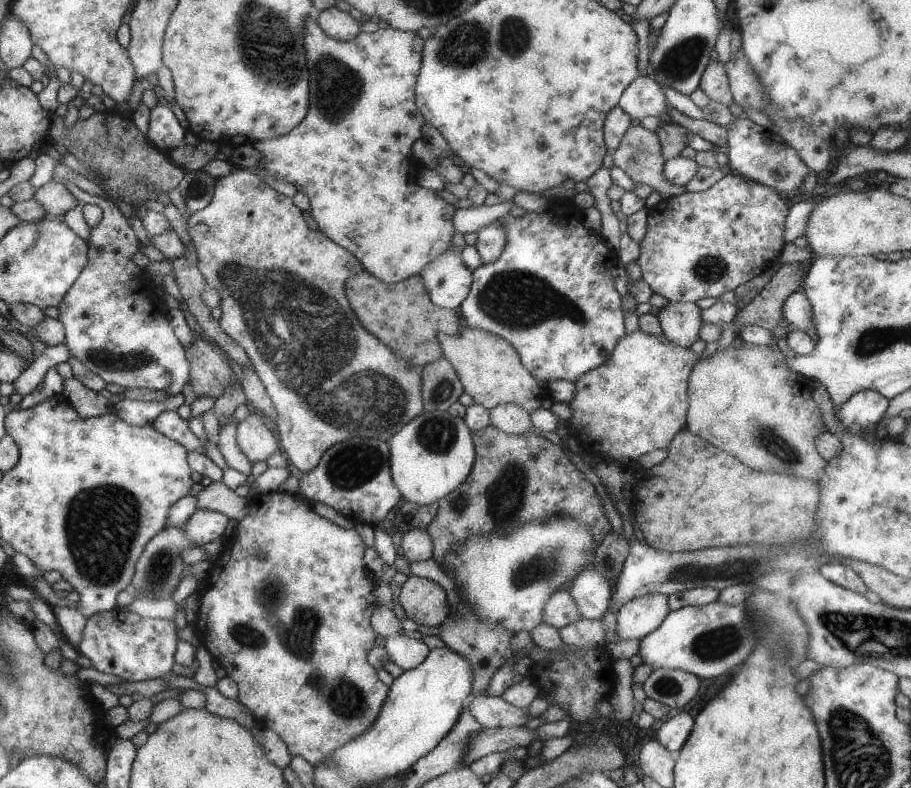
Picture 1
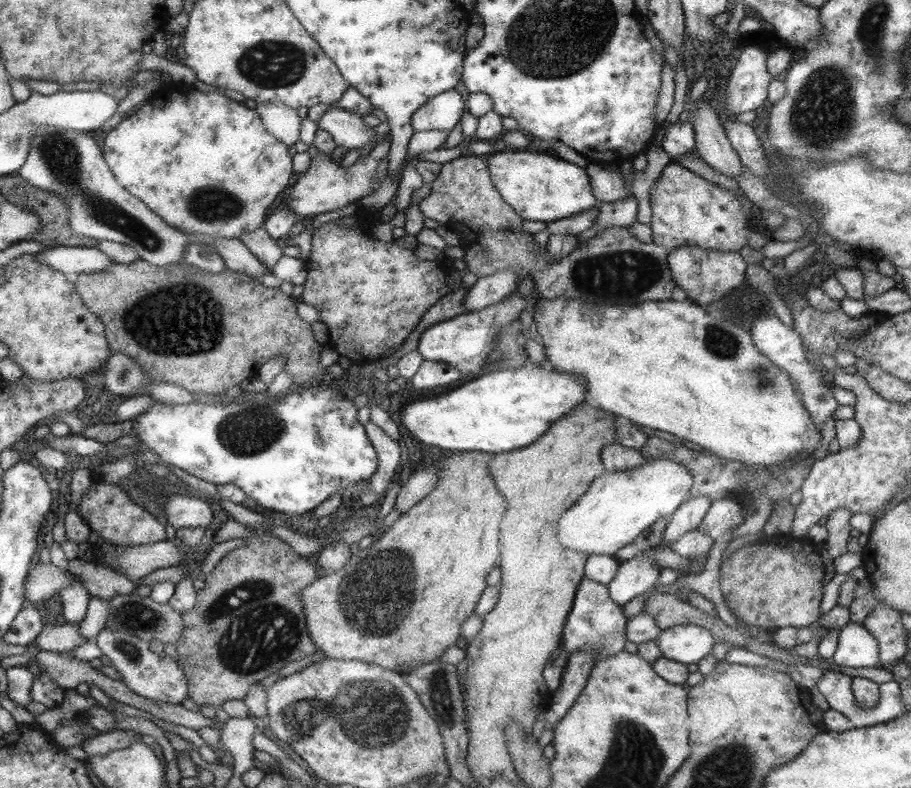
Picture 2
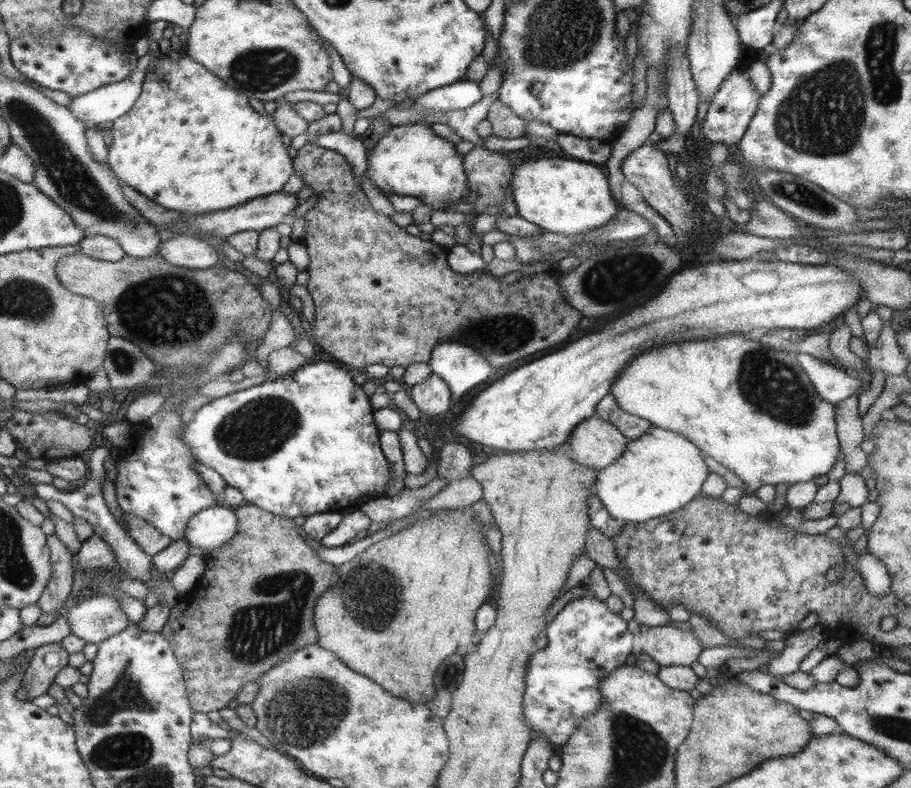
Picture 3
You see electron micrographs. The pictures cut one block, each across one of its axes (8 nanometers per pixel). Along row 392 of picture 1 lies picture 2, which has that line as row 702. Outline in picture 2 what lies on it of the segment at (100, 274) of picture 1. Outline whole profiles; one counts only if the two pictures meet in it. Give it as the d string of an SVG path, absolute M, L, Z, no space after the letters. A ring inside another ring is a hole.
M103 628L93 640L99 646L99 650L113 662L113 668L123 676L121 684L127 686L133 694L143 696L147 700L173 704L173 706L179 706L183 698L187 696L189 686L187 686L187 676L181 670L181 666L173 662L169 656L159 658L157 654L153 654L149 650L149 644L143 642L141 638L131 636L127 632L113 632L113 630Z

